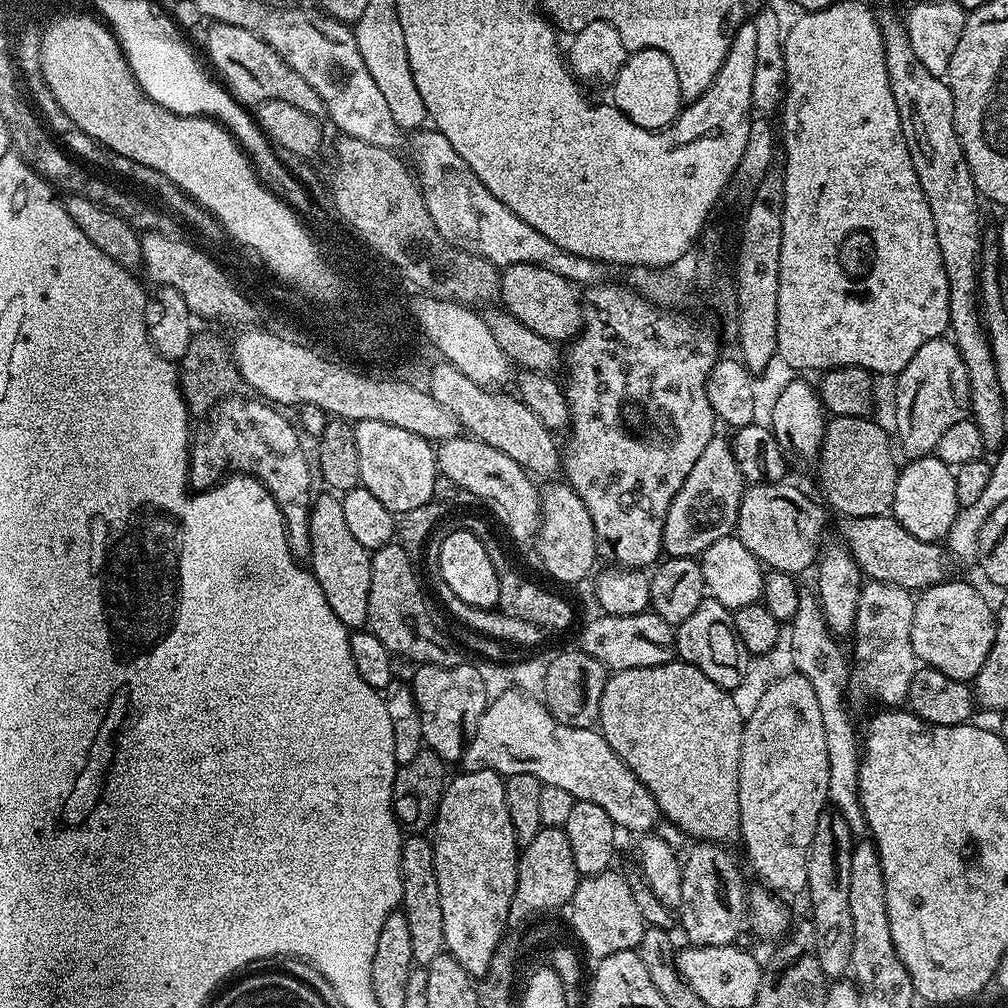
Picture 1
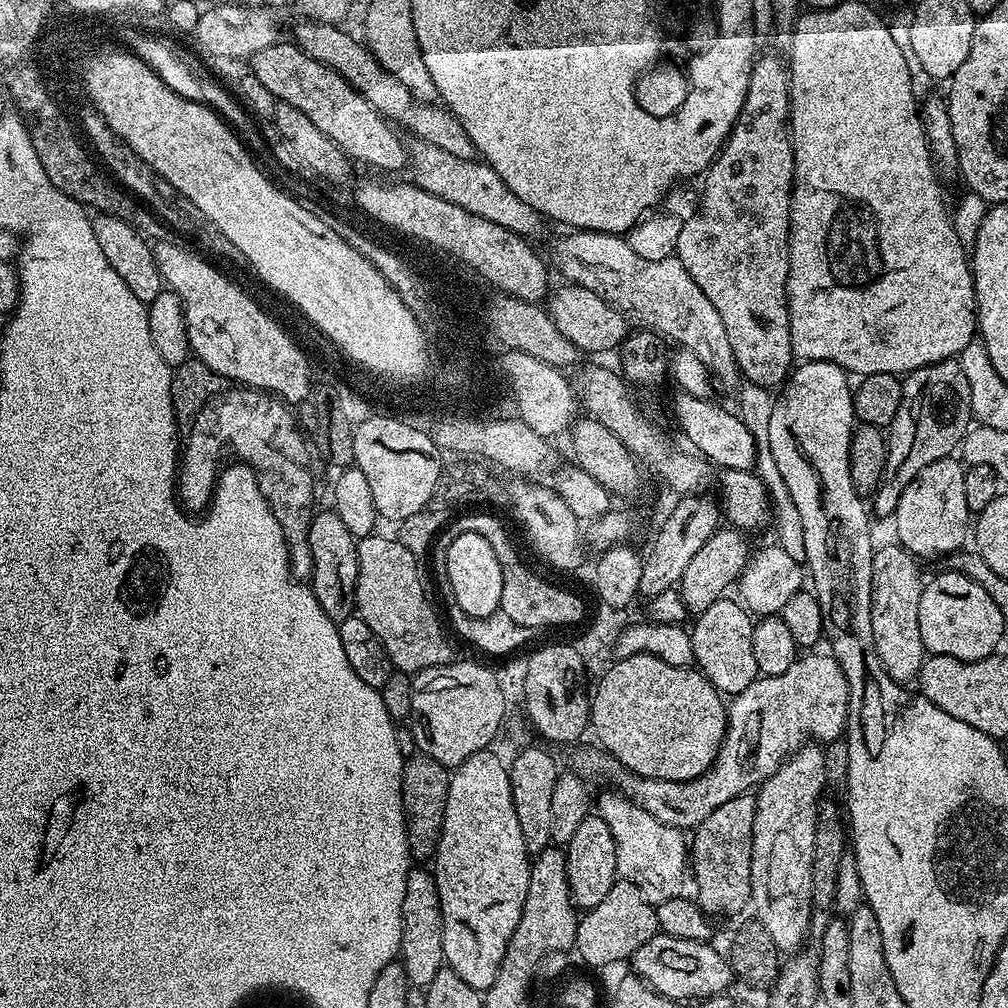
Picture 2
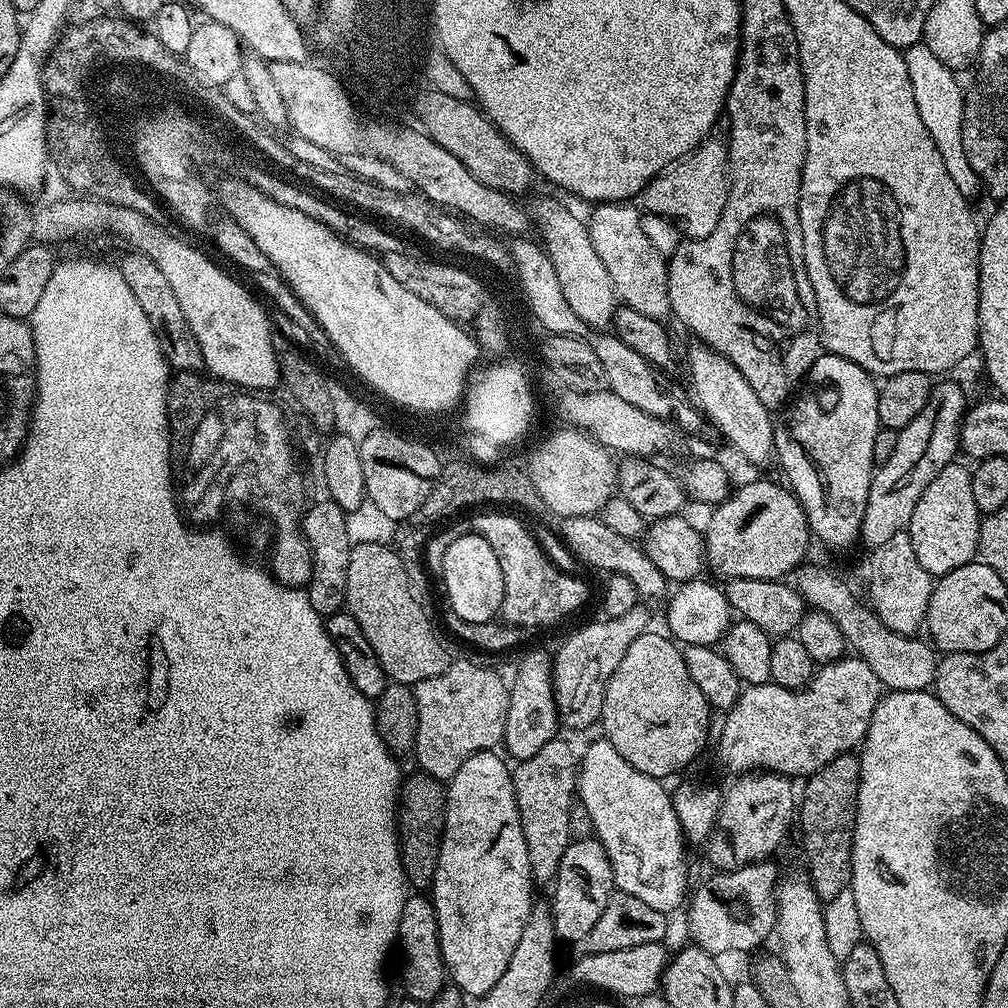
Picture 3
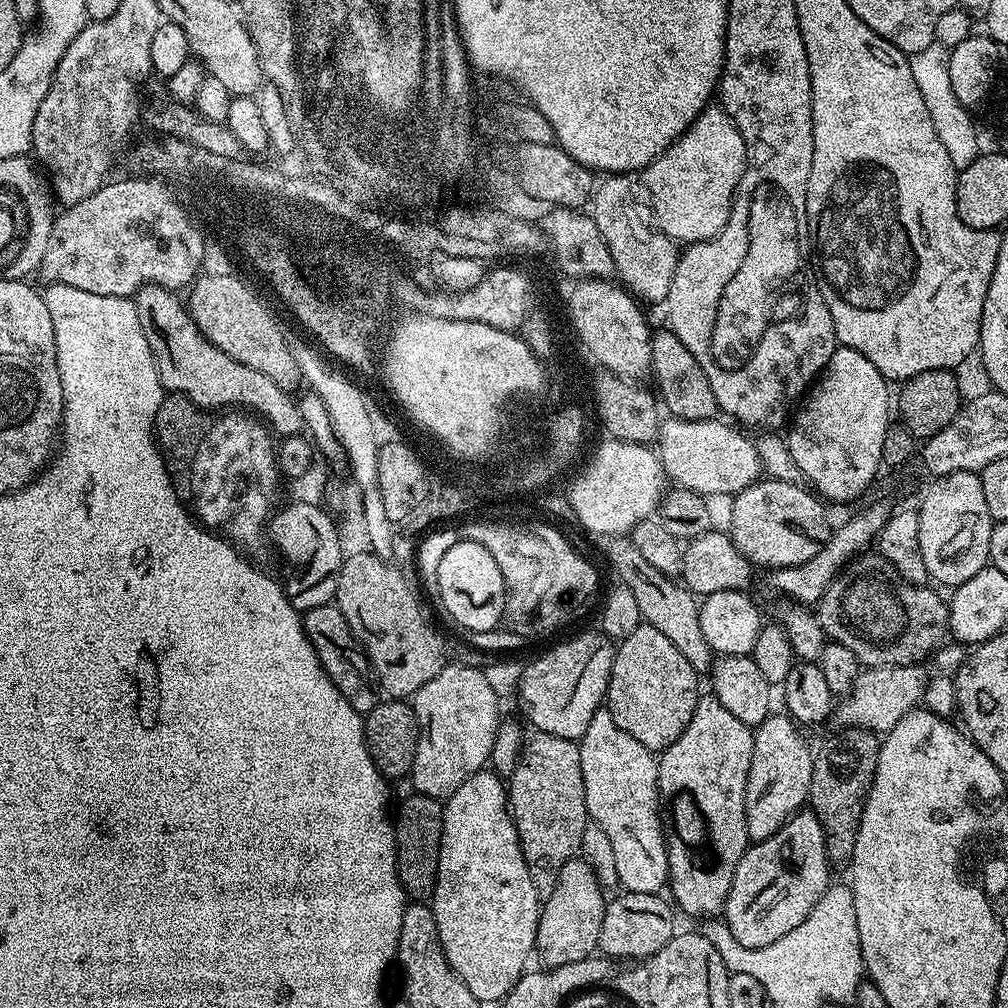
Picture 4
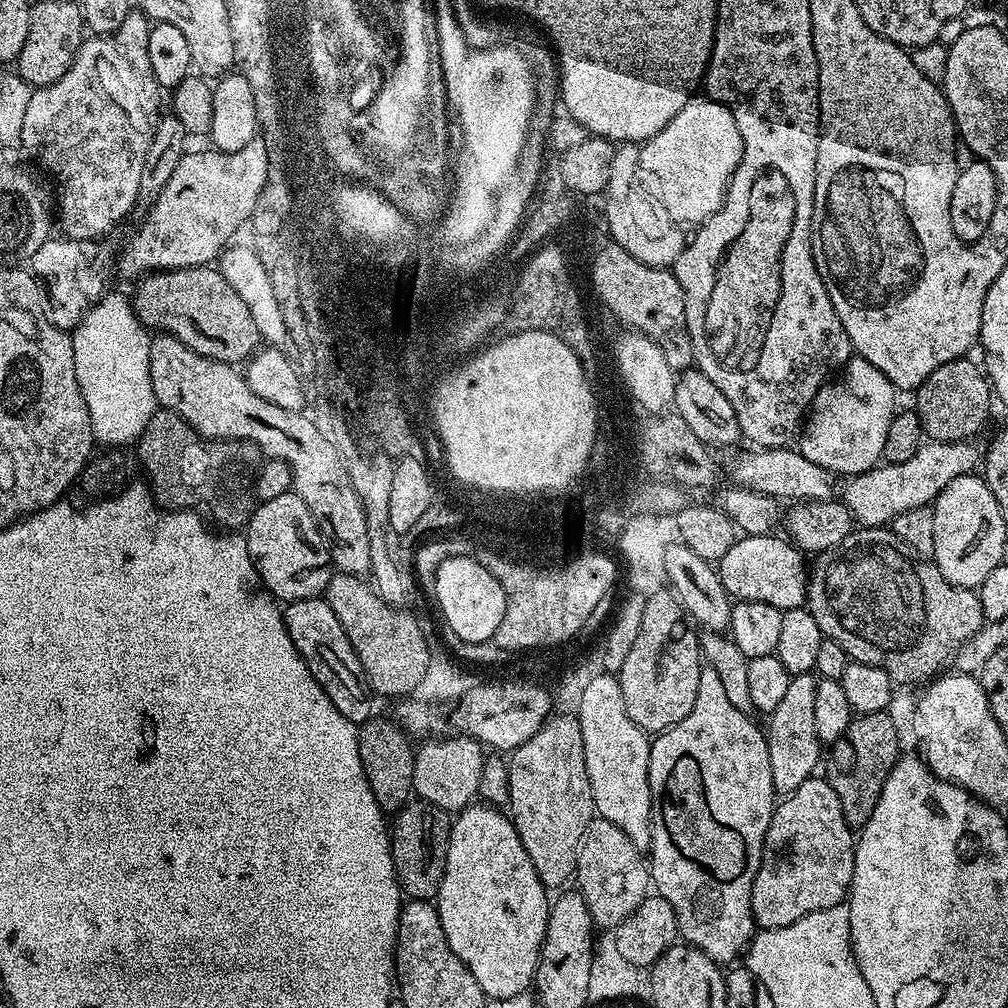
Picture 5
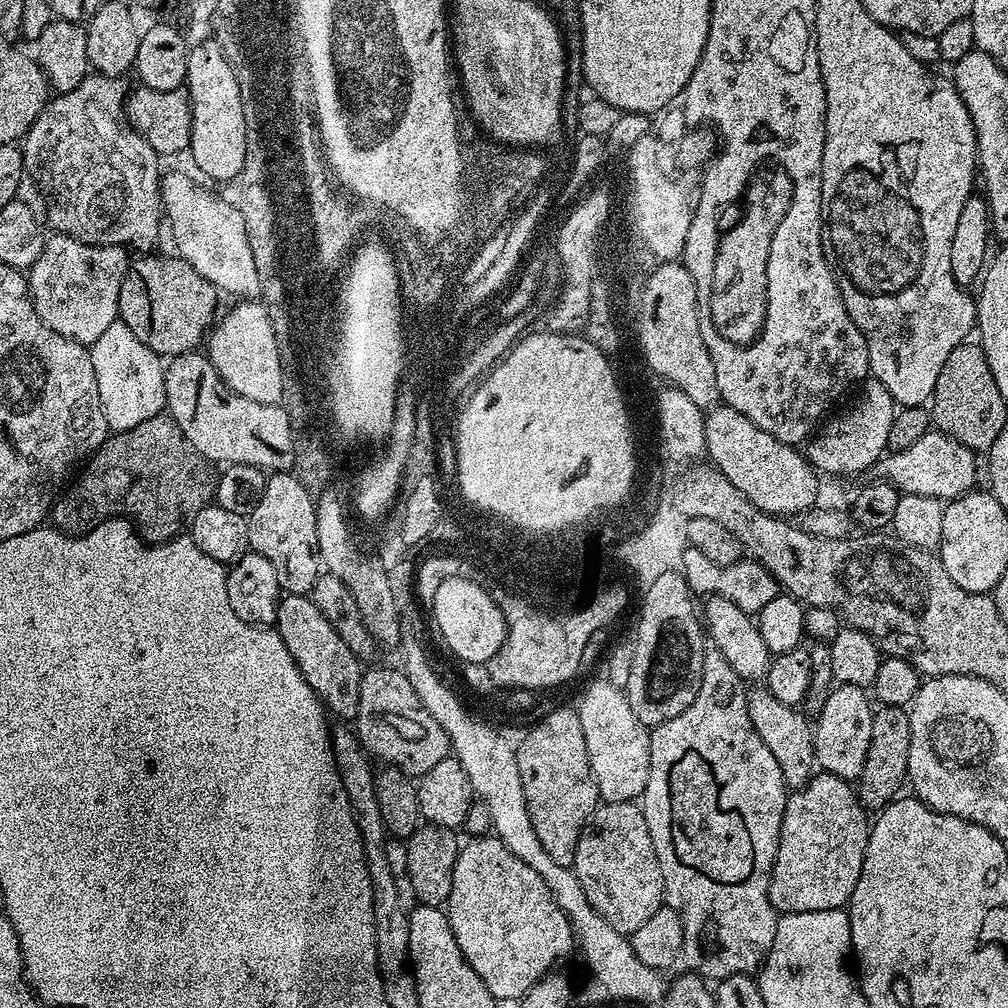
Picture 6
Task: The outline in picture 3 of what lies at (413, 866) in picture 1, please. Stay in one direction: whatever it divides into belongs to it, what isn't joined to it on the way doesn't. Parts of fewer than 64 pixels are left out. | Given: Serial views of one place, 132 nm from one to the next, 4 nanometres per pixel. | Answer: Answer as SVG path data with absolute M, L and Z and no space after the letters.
M424 894L409 895L402 906L400 934L398 937L398 956L400 952L400 980L404 983L403 995L409 1000L427 1002L436 997L446 986L446 969L440 935L438 918L431 899Z

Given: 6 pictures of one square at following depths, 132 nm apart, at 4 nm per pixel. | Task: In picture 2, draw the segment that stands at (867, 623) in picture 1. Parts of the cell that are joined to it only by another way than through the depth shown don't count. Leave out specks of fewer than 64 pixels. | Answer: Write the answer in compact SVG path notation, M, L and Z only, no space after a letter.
M899 543L884 544L872 553L872 609L870 626L874 630L876 656L897 682L912 682L920 675L926 659L922 635L918 628L918 602L924 593L917 557L901 548Z

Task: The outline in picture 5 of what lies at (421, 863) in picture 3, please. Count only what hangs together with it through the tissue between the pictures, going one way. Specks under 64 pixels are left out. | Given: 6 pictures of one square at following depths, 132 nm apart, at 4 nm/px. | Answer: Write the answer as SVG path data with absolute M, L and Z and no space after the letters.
M419 798L413 799L395 813L390 824L392 857L396 867L396 880L405 897L435 901L442 882L442 874L446 870L451 829L452 820L449 813Z

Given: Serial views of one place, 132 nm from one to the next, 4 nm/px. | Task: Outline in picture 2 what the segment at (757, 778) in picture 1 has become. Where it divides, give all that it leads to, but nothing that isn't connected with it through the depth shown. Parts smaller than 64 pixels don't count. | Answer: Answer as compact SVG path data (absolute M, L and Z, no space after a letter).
M819 743L805 744L793 752L782 766L778 766L774 774L767 776L755 793L750 904L753 909L756 907L755 919L766 926L770 938L774 938L774 946L784 954L797 951L808 940L808 927L812 921L810 890L814 834L826 789L824 754L825 749Z

